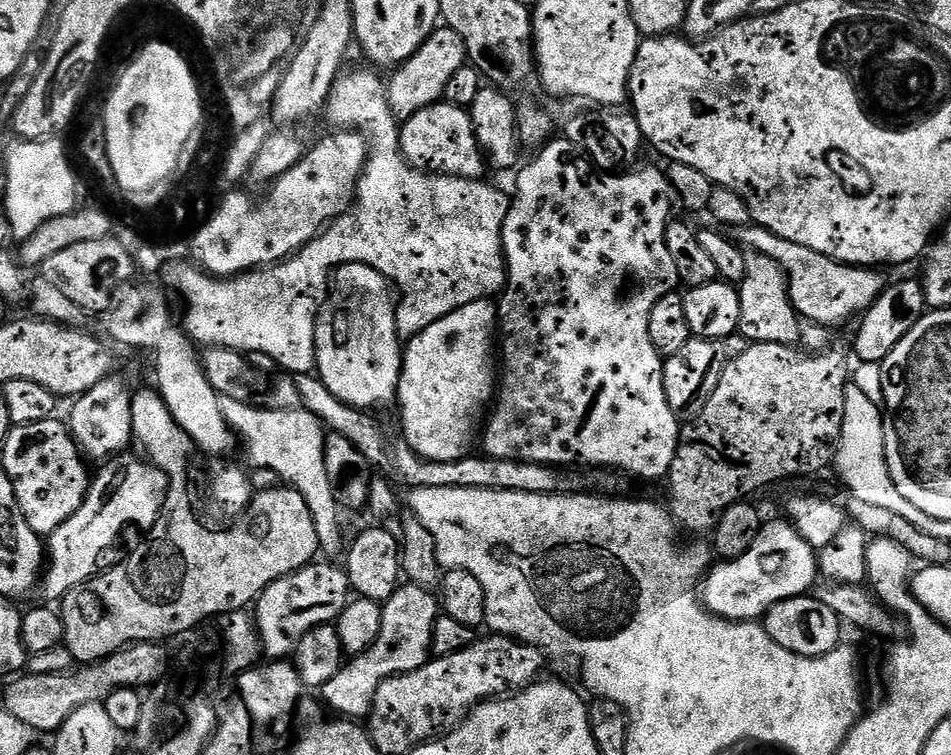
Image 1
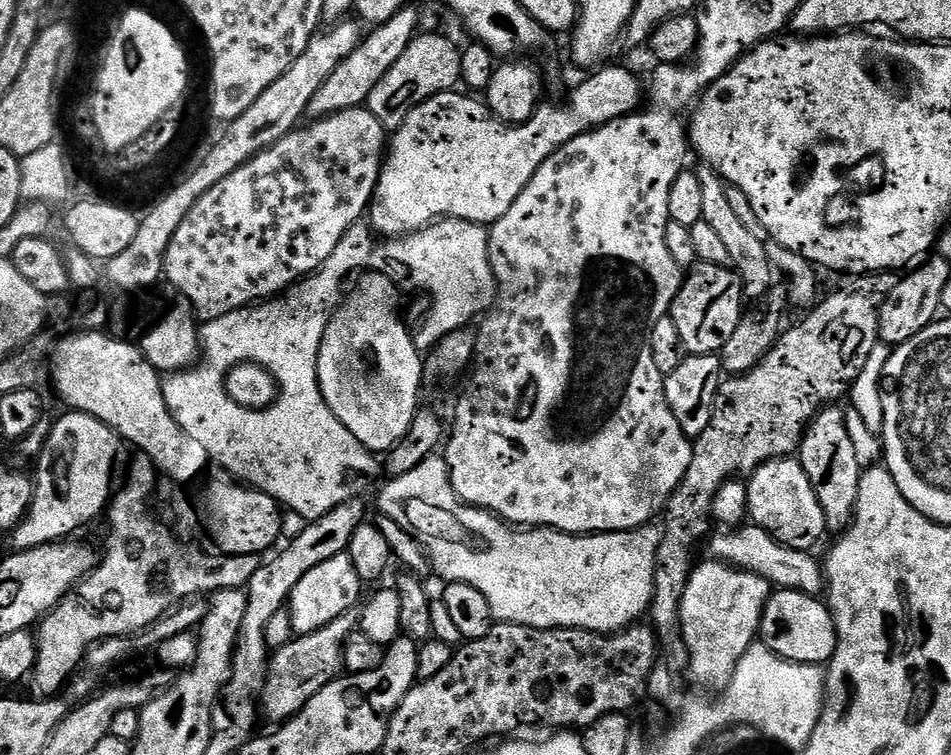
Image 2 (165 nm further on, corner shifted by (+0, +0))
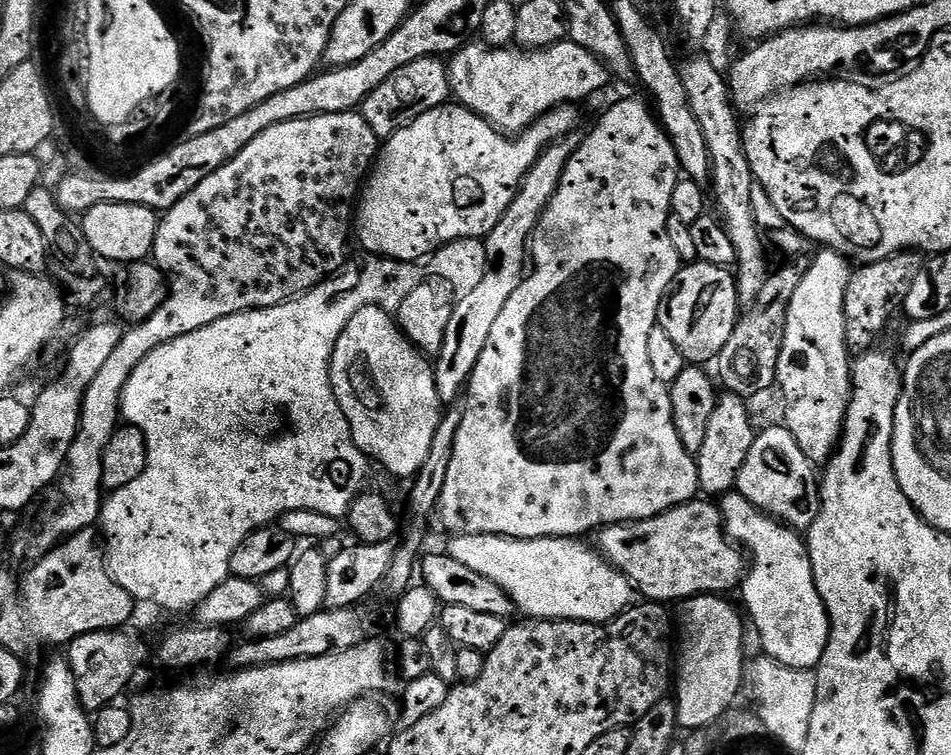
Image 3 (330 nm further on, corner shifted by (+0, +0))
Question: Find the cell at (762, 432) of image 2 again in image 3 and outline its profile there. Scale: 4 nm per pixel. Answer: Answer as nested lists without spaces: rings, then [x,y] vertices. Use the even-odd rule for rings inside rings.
[[[909,250],[873,264],[857,267],[853,271],[844,299],[844,321],[849,349],[868,350],[875,345],[872,343],[887,326],[892,311],[895,308],[897,311],[903,305],[906,294],[910,294],[910,286],[914,286],[918,274],[922,274],[925,263],[925,257],[919,251]]]

